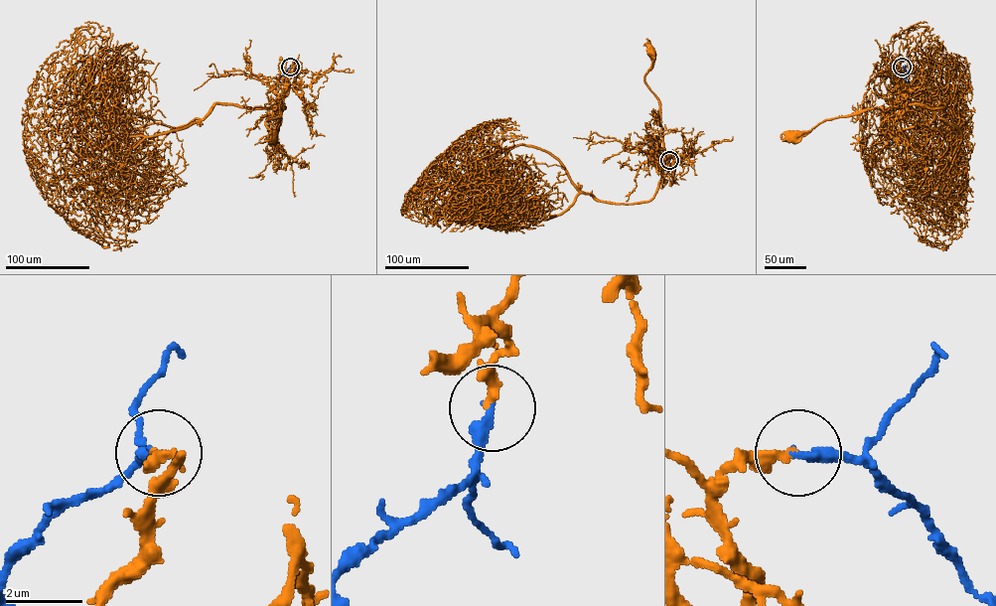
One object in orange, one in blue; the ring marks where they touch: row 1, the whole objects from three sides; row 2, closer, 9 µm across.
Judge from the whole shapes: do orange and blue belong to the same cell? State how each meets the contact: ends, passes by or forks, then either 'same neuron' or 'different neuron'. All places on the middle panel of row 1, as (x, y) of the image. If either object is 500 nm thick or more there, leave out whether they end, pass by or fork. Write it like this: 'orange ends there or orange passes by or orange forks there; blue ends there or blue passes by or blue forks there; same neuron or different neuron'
orange passes by; blue ends there; same neuron

